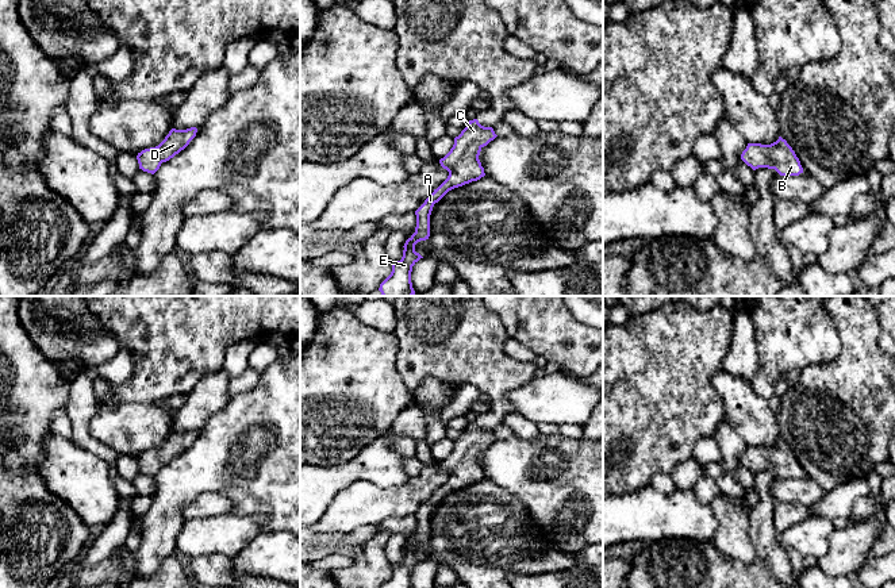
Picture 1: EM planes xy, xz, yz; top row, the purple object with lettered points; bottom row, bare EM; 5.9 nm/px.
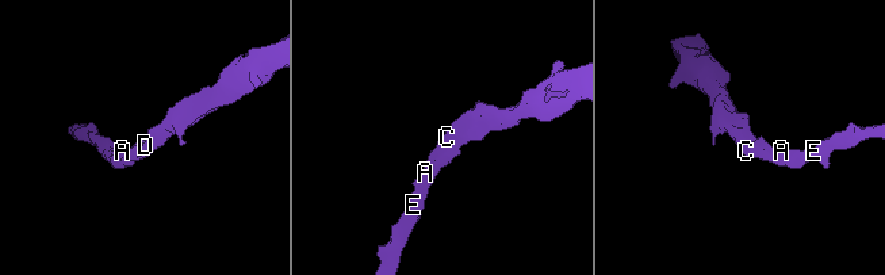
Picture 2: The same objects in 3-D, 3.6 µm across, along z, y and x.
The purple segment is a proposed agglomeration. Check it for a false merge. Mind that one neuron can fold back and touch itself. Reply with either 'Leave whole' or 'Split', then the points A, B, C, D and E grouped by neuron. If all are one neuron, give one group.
Leave whole. Groups: A B C D E

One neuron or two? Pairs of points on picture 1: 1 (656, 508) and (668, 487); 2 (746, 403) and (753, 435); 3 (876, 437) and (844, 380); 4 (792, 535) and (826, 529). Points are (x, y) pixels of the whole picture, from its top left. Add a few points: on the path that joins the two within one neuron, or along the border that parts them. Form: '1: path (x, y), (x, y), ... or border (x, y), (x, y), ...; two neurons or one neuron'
1: border (649, 485), (667, 494), (676, 488); two neurons
2: path (745, 411), (753, 422), (753, 427); one neuron
3: path (872, 423), (859, 408), (857, 394); one neuron
4: path (801, 535), (811, 535), (818, 530); one neuron

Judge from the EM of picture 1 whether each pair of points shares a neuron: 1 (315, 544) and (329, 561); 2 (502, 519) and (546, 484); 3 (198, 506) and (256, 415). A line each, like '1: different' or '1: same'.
1: different
2: different
3: different

